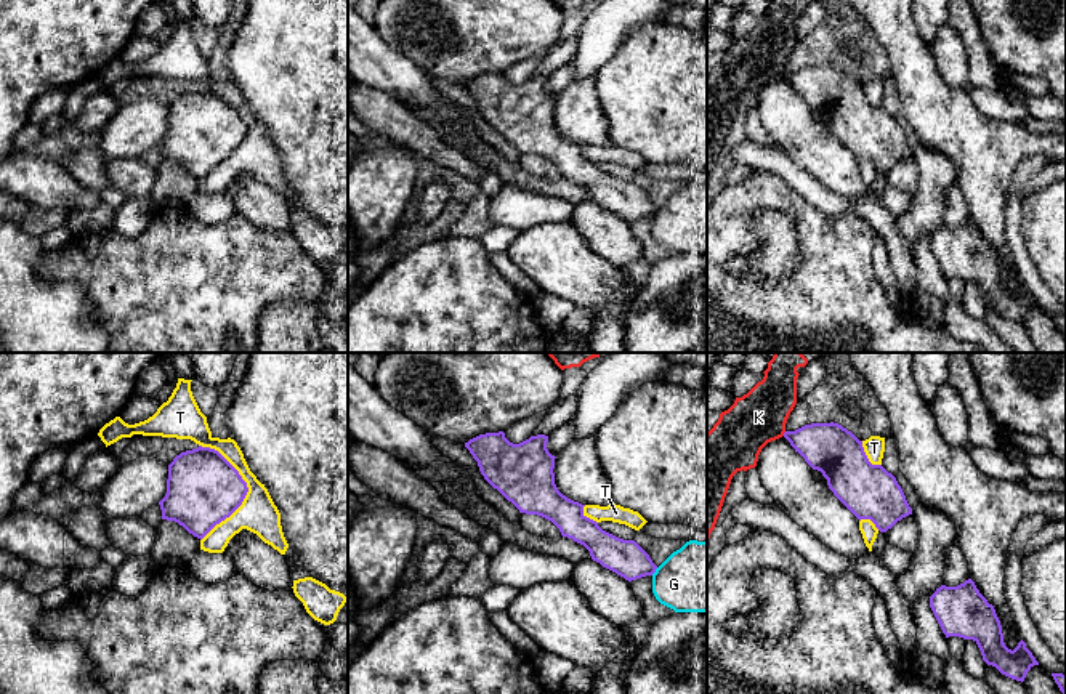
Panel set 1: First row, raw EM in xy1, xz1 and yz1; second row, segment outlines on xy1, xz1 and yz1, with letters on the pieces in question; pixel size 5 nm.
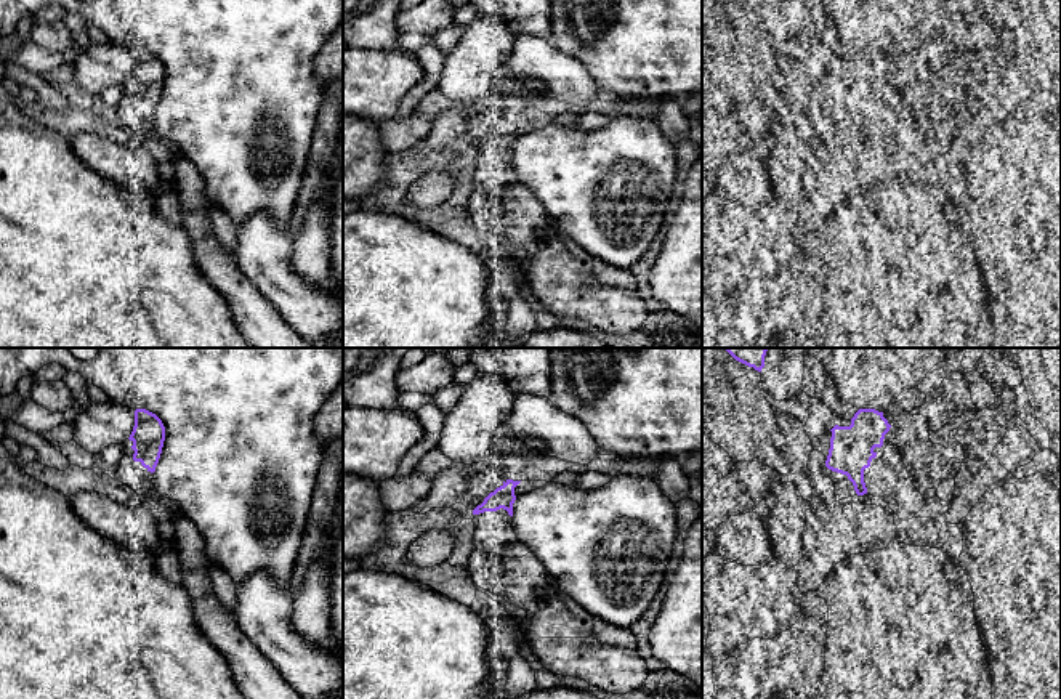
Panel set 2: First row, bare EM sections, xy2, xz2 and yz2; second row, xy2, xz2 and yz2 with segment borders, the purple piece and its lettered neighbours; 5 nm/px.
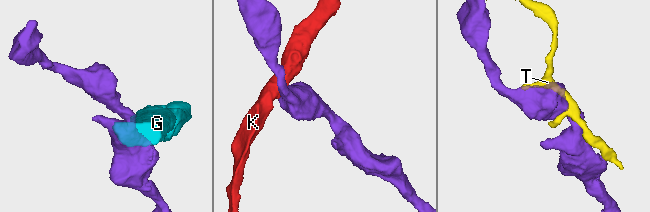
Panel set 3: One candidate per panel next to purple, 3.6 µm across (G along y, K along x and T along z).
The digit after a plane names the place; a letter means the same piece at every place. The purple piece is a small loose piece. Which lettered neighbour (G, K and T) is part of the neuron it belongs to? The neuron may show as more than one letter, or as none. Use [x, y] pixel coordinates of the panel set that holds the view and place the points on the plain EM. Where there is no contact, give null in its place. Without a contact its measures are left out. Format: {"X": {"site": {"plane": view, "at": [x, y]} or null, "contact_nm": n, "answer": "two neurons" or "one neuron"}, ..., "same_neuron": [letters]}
{"G": {"site": {"plane": "xz1", "at": [654, 212]}, "contact_nm": 50, "answer": "two neurons"}, "K": {"site": {"plane": "yz1", "at": [784, 74]}, "contact_nm": 30, "answer": "two neurons"}, "T": {"site": {"plane": "xy1", "at": [247, 130]}, "contact_nm": 480, "answer": "two neurons"}, "same_neuron": []}

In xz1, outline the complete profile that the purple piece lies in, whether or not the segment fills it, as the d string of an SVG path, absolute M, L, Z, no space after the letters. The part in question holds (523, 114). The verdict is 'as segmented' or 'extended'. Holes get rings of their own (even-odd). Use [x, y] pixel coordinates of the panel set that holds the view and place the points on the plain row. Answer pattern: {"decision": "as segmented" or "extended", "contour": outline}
{"decision": "as segmented", "contour": "M503 72L479 75L465 88L478 103L484 120L519 154L551 162L563 178L583 186L593 202L632 223L652 216L657 207L635 183L603 171L583 155L583 147L563 136L555 125L555 96L547 90L548 77L537 75L513 85Z"}

